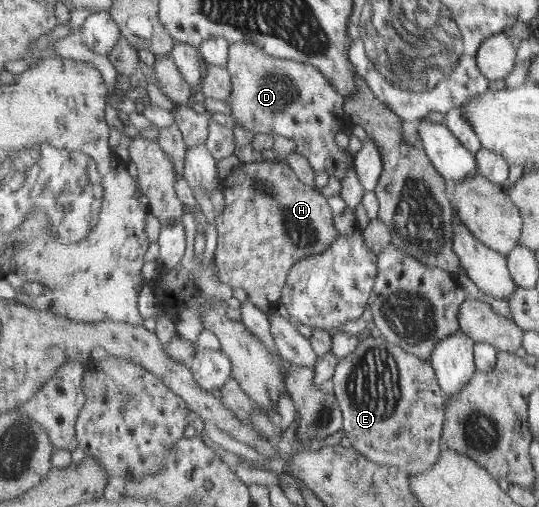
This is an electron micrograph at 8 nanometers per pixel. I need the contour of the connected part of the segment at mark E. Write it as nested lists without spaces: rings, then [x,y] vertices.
[[[369,335],[354,353],[339,359],[332,380],[334,395],[343,411],[344,433],[360,453],[378,464],[396,466],[409,475],[427,472],[438,463],[448,396],[439,385],[436,368],[429,358],[420,358],[382,336],[374,338]]]

